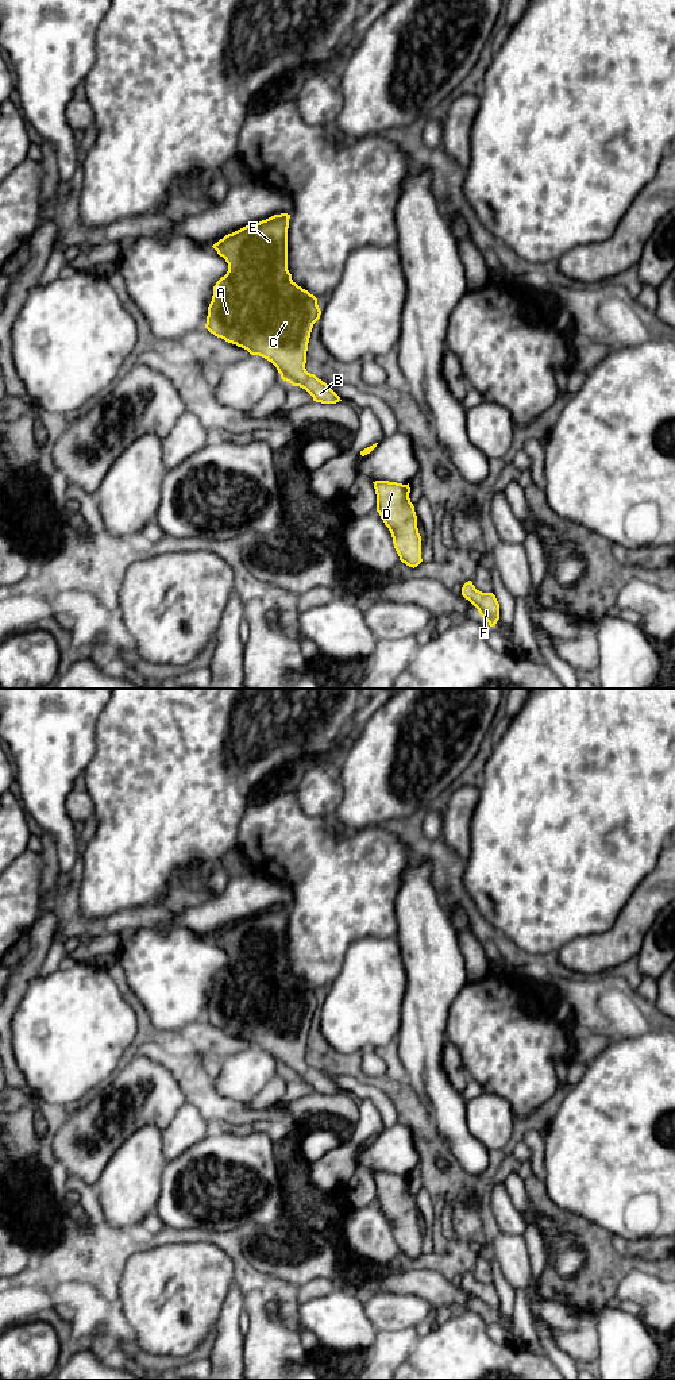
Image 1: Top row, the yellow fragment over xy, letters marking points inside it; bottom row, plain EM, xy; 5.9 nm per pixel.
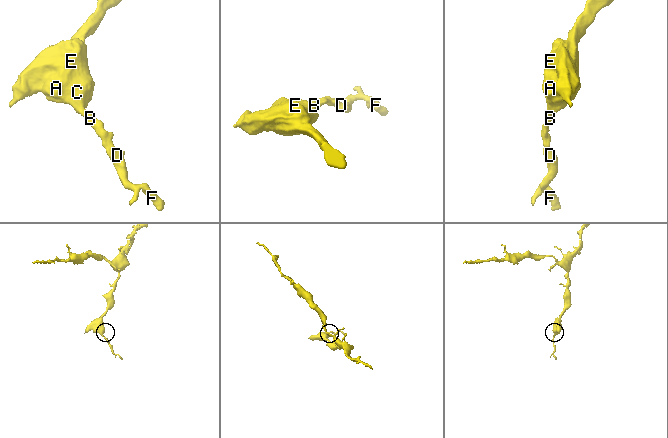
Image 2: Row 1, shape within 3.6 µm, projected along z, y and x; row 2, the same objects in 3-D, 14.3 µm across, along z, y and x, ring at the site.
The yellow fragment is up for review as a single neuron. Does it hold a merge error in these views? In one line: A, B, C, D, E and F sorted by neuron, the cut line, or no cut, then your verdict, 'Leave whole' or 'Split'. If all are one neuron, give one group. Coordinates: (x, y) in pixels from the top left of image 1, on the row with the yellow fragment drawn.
Groups: A B C D E F. No split. Leave whole

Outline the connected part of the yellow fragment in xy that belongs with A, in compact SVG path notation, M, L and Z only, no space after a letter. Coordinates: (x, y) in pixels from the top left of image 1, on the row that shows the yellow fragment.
M288 213L274 215L228 234L212 246L228 263L228 271L213 286L205 328L271 362L284 381L305 389L313 401L336 404L340 397L305 369L310 332L321 311L317 298L298 286L288 270L289 219Z

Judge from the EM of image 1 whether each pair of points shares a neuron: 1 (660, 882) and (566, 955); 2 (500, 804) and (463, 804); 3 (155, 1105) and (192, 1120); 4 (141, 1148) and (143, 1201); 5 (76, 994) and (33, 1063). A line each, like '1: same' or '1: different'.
1: same
2: different
3: different
4: same
5: same

